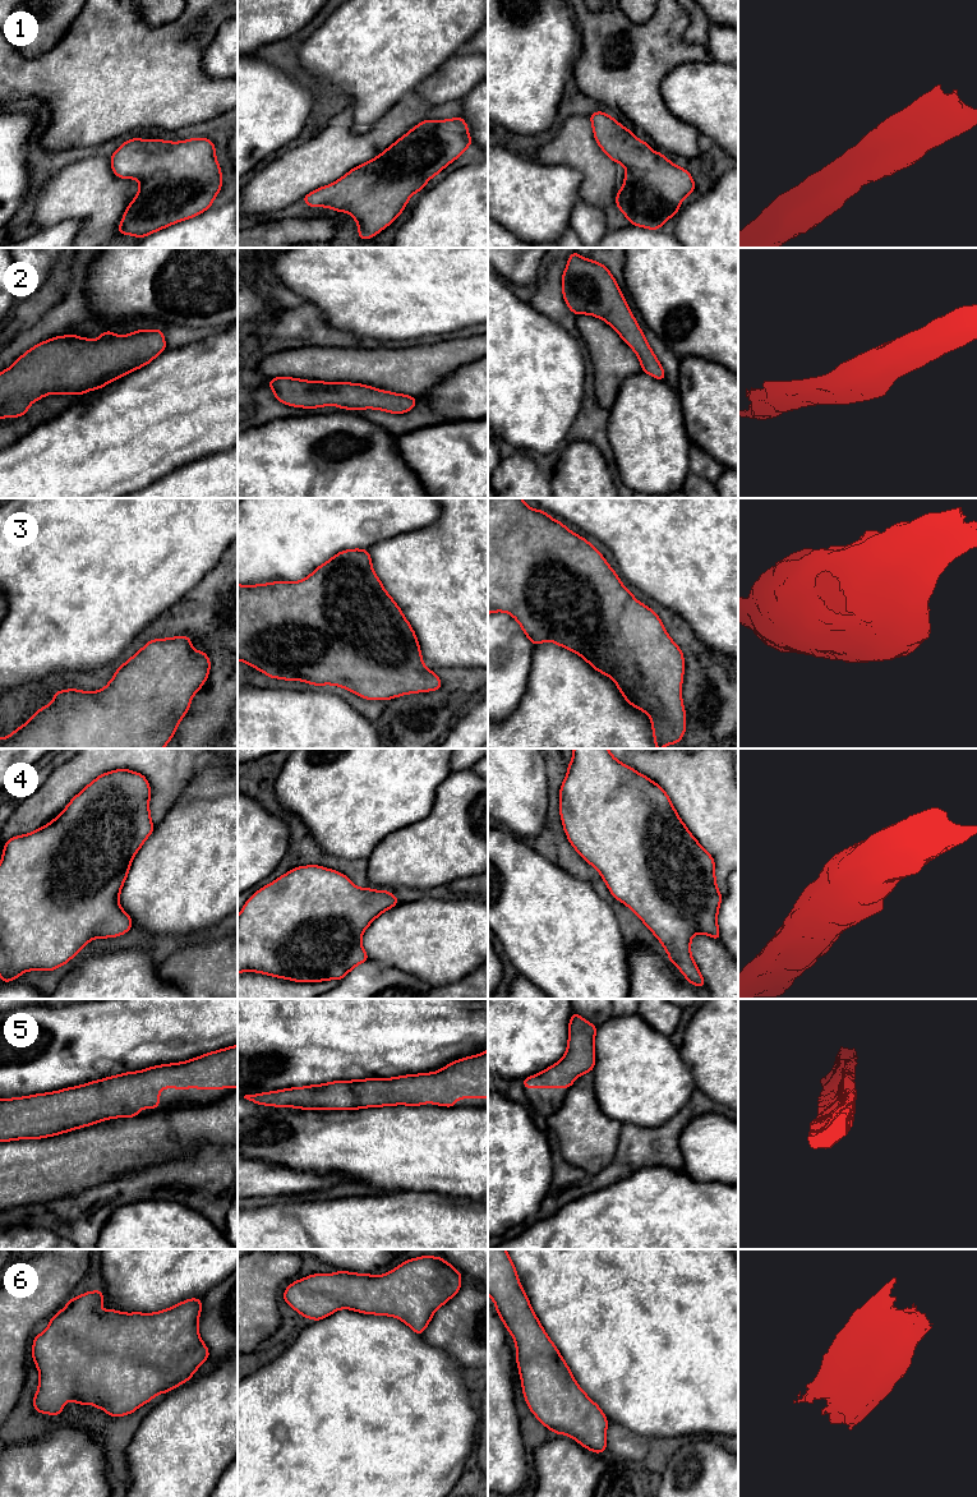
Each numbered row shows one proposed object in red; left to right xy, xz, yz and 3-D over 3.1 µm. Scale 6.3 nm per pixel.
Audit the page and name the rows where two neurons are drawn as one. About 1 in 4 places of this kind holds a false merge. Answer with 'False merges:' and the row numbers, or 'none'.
False merges: none

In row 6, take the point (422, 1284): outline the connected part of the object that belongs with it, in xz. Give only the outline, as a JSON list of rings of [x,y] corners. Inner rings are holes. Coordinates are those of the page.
[[[423,1256],[381,1276],[346,1271],[309,1275],[289,1285],[282,1296],[304,1318],[321,1321],[347,1308],[396,1317],[421,1335],[435,1311],[462,1288],[461,1276],[442,1257]]]

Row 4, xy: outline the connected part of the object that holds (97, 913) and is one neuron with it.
[[[116,769],[98,775],[51,823],[4,843],[0,861],[0,978],[14,981],[27,971],[54,971],[91,940],[124,935],[133,926],[120,907],[120,890],[130,863],[155,825],[149,814],[151,786],[140,773]]]

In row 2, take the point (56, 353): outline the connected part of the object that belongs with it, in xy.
[[[138,330],[117,336],[105,331],[97,340],[74,335],[56,336],[37,344],[18,358],[11,367],[0,372],[0,418],[27,414],[32,402],[46,395],[83,395],[100,390],[110,382],[134,372],[166,350],[163,331]]]

